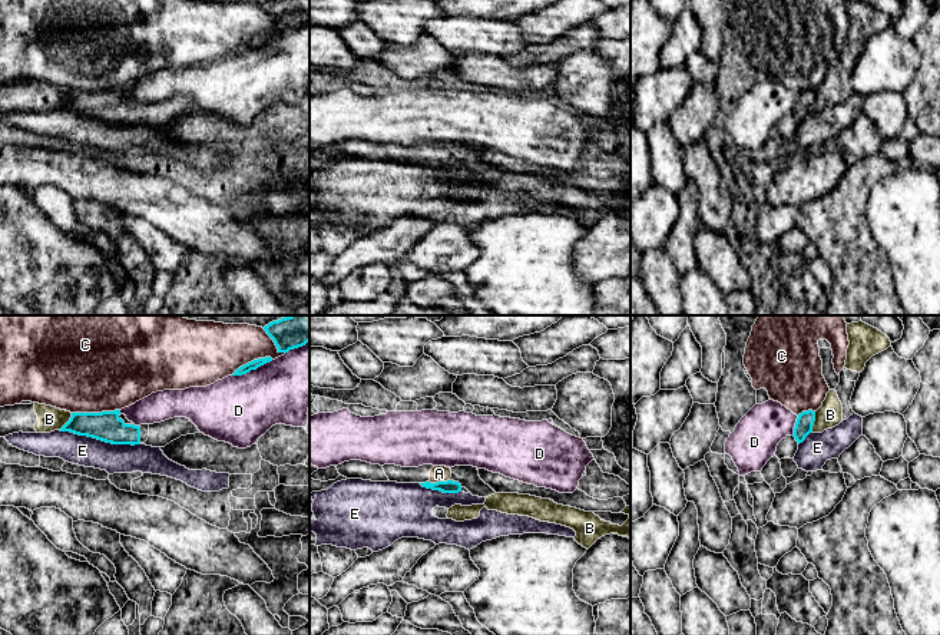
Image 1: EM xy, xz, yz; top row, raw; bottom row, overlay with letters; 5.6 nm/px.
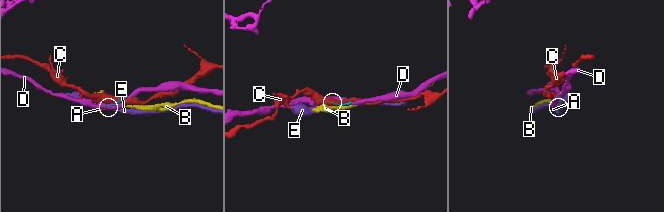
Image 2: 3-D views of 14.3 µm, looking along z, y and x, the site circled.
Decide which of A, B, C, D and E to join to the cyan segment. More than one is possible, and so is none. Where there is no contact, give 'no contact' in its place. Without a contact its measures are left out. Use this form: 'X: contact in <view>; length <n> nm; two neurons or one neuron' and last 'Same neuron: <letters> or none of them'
A: contact in xz; length 120 nm; one neuron
B: contact in yz; length 120 nm; two neurons
C: contact in xy; length 280 nm; two neurons
D: contact in xy; length 240 nm; two neurons
E: contact in xy; length 460 nm; two neurons
Same neuron: A

